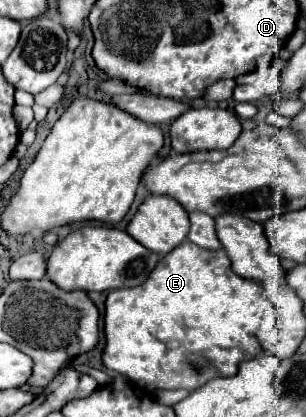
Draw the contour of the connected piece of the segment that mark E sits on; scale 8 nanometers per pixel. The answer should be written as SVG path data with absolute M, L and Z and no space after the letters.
M184 241L180 247L158 261L150 277L144 281L142 291L134 291L132 287L108 293L104 317L106 347L102 351L102 363L104 367L128 377L132 383L146 391L194 391L214 377L236 375L238 363L242 361L268 355L261 349L260 337L272 333L276 325L278 321L274 303L266 295L262 295L262 287L258 283L242 279L232 271L230 259L224 249L200 251L194 243Z

